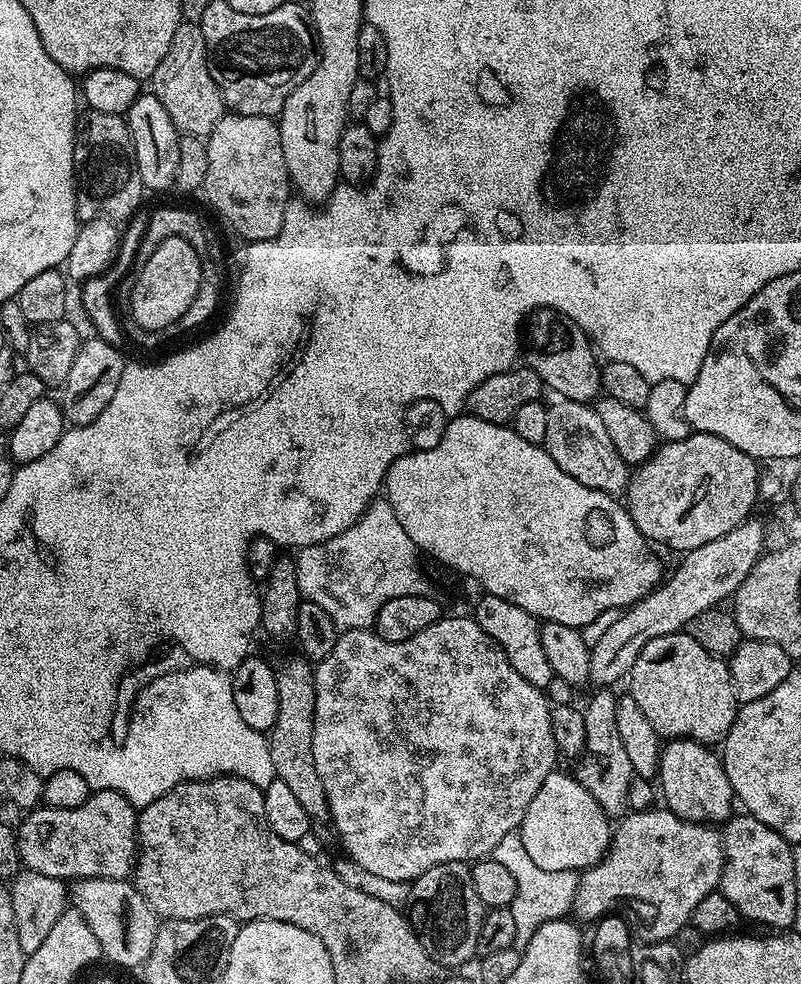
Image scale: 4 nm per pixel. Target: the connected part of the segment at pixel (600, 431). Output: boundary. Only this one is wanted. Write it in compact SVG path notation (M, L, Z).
M563 398L557 401L556 405L553 403L548 409L546 438L542 447L548 451L550 458L554 458L554 462L558 462L558 466L562 466L566 474L570 474L570 478L578 478L582 486L590 486L608 496L623 497L628 490L630 466L618 454L618 450L614 450L614 442L610 442L610 434L606 434L606 426L602 426L602 418L598 418L595 407L591 403L579 404Z

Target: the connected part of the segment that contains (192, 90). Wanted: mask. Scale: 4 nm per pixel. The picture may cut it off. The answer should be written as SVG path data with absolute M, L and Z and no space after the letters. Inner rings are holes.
M181 22L178 30L174 30L170 50L166 50L166 58L158 62L158 70L154 70L150 84L150 92L162 102L180 134L206 138L214 130L220 117L225 115L224 95L214 78L210 78L206 42L202 38L199 23Z

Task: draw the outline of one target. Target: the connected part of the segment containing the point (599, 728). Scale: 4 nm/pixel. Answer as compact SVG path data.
M596 690L589 698L588 705L583 705L582 711L586 718L586 746L583 756L579 757L577 763L580 765L574 769L576 781L586 786L590 794L594 794L594 802L598 802L598 806L602 806L602 810L610 818L619 817L628 808L628 791L634 775L630 757L626 755L626 749L622 747L622 737L618 734L618 722L614 718L616 698L615 691Z

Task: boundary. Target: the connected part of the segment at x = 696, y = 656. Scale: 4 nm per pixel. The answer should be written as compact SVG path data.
M687 631L646 642L626 677L627 684L634 702L662 738L699 740L712 746L715 740L723 741L736 720L738 701L727 663L694 642Z

